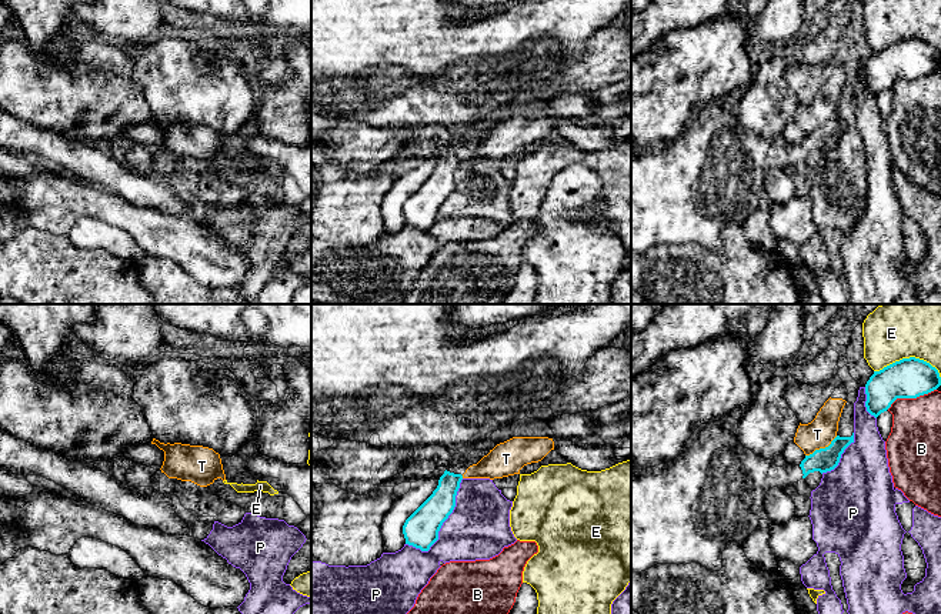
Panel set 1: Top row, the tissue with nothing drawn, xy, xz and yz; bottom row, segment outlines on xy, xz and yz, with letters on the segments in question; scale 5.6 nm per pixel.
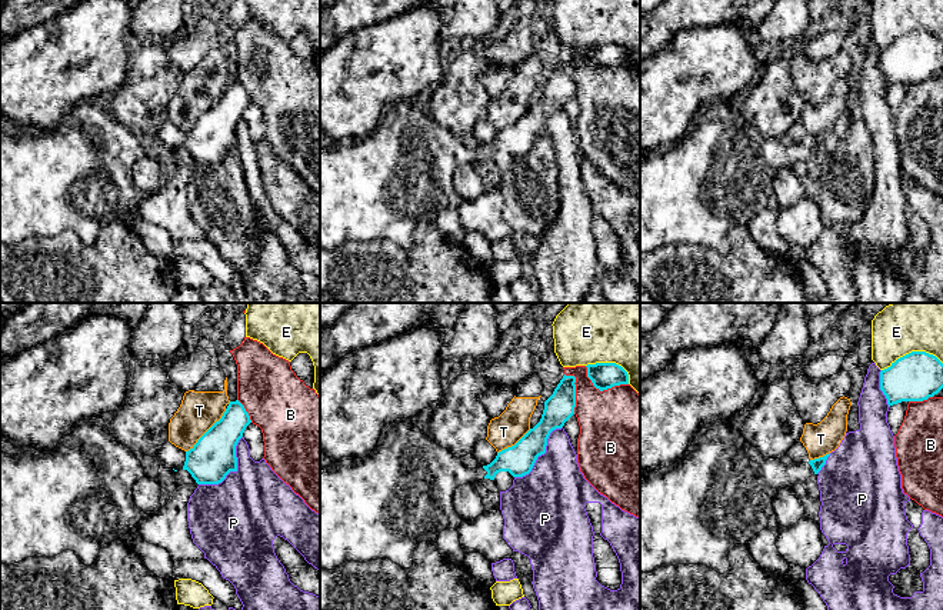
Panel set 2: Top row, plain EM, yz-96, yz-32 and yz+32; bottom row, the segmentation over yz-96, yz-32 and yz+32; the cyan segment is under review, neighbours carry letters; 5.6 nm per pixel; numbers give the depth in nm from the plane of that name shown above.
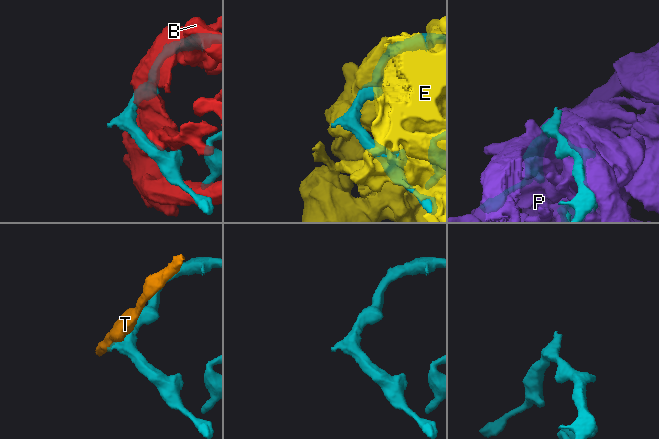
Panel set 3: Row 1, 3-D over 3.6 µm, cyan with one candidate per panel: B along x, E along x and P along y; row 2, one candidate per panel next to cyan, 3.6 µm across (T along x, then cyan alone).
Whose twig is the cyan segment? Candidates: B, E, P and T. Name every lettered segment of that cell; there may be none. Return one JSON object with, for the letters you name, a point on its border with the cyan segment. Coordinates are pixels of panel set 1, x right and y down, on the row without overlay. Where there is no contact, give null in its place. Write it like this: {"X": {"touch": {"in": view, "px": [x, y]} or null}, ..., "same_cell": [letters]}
{"same_cell": []}

